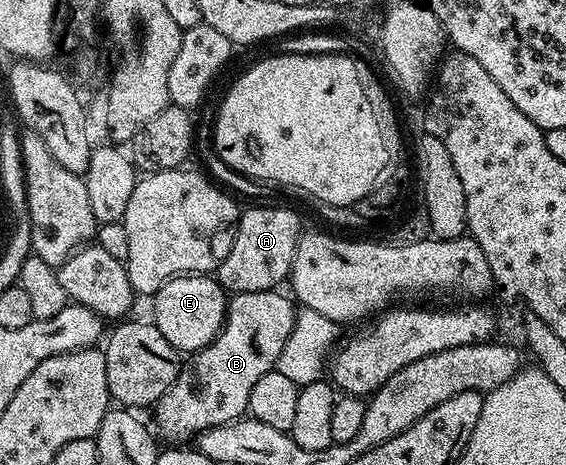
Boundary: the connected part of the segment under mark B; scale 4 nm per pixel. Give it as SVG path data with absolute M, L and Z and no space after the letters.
M285 291L269 292L235 292L229 297L226 306L226 320L222 331L207 348L193 353L183 363L182 373L172 382L172 386L159 398L156 405L158 411L157 431L167 436L167 441L182 442L185 436L197 437L199 432L212 426L227 424L233 420L243 419L248 412L248 398L252 394L252 386L260 382L264 374L275 371L280 354L284 350L284 342L288 342L288 334L292 334L296 304Z

